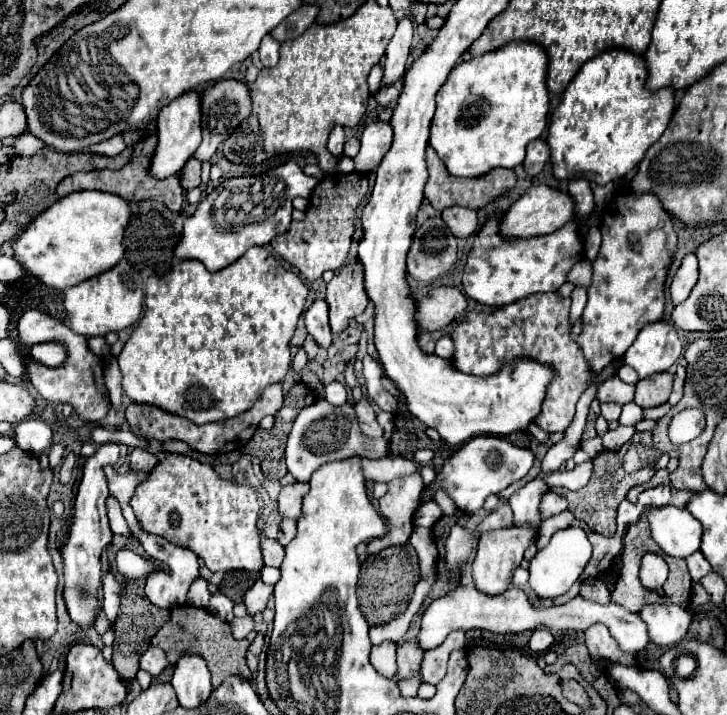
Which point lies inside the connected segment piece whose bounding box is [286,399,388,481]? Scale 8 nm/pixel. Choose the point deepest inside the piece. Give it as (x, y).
(322, 433)

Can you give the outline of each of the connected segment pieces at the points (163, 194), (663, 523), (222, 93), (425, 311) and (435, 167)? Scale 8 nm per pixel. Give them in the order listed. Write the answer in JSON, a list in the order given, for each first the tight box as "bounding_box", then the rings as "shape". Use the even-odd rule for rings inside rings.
[{"bounding_box":[56,135,184,211],"shape":[[[150,135],[146,137],[144,141],[138,141],[134,145],[134,153],[132,153],[132,159],[118,171],[108,171],[108,169],[102,169],[102,171],[88,171],[88,173],[74,173],[70,177],[66,177],[58,189],[56,189],[56,195],[58,197],[64,197],[68,193],[74,193],[74,191],[84,191],[84,189],[96,189],[96,191],[108,191],[108,193],[114,193],[118,197],[122,197],[124,201],[164,201],[164,205],[172,211],[180,211],[182,203],[184,203],[184,189],[180,185],[180,177],[178,175],[172,175],[164,181],[156,179],[150,175],[150,163],[152,163],[152,153],[156,149],[156,135]]]},{"bounding_box":[648,505,702,557],"shape":[[[666,505],[648,511],[654,541],[666,555],[688,557],[700,549],[702,525],[686,509]]]},{"bounding_box":[194,79,252,161],"shape":[[[222,79],[222,81],[214,83],[212,87],[208,87],[202,95],[204,139],[202,139],[202,145],[196,149],[194,157],[198,161],[210,161],[212,155],[216,153],[218,145],[224,143],[228,139],[228,135],[232,135],[232,131],[236,131],[236,127],[250,117],[250,113],[252,113],[252,97],[250,97],[250,89],[246,83],[242,83],[238,79]]]},{"bounding_box":[418,287,468,331],"shape":[[[434,287],[418,301],[418,325],[422,331],[440,331],[468,309],[468,299],[458,287]]]},{"bounding_box":[424,145,516,211],"shape":[[[430,145],[426,147],[426,163],[428,163],[428,181],[426,181],[424,197],[438,211],[442,211],[446,207],[452,207],[452,205],[480,209],[488,201],[492,201],[494,197],[498,197],[500,193],[504,193],[506,189],[514,187],[514,183],[516,183],[516,175],[510,169],[492,169],[484,177],[454,177],[454,175],[448,173],[448,169],[442,165],[438,153]]]}]

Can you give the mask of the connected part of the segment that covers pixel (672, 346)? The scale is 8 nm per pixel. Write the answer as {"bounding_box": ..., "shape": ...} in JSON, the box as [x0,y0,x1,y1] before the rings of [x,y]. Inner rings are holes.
{"bounding_box":[622,321,682,379],"shape":[[[656,321],[644,325],[622,361],[638,373],[638,379],[644,379],[648,375],[668,371],[678,361],[680,353],[682,341],[676,327],[666,321]]]}

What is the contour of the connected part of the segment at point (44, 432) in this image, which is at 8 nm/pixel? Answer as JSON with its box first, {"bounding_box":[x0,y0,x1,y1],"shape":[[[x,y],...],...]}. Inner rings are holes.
{"bounding_box":[14,419,54,455],"shape":[[[30,419],[30,421],[22,421],[16,427],[16,435],[14,435],[16,443],[20,449],[40,455],[50,451],[54,437],[52,437],[52,429],[50,425],[46,425],[46,421],[42,419]]]}

